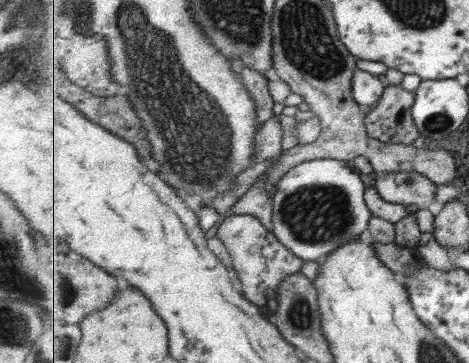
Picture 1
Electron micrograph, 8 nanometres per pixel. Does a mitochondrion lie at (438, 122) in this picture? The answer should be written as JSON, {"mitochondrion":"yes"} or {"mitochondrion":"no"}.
{"mitochondrion":"yes"}

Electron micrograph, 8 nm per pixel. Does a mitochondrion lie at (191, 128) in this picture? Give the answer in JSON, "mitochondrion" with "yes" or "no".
{"mitochondrion":"yes"}

